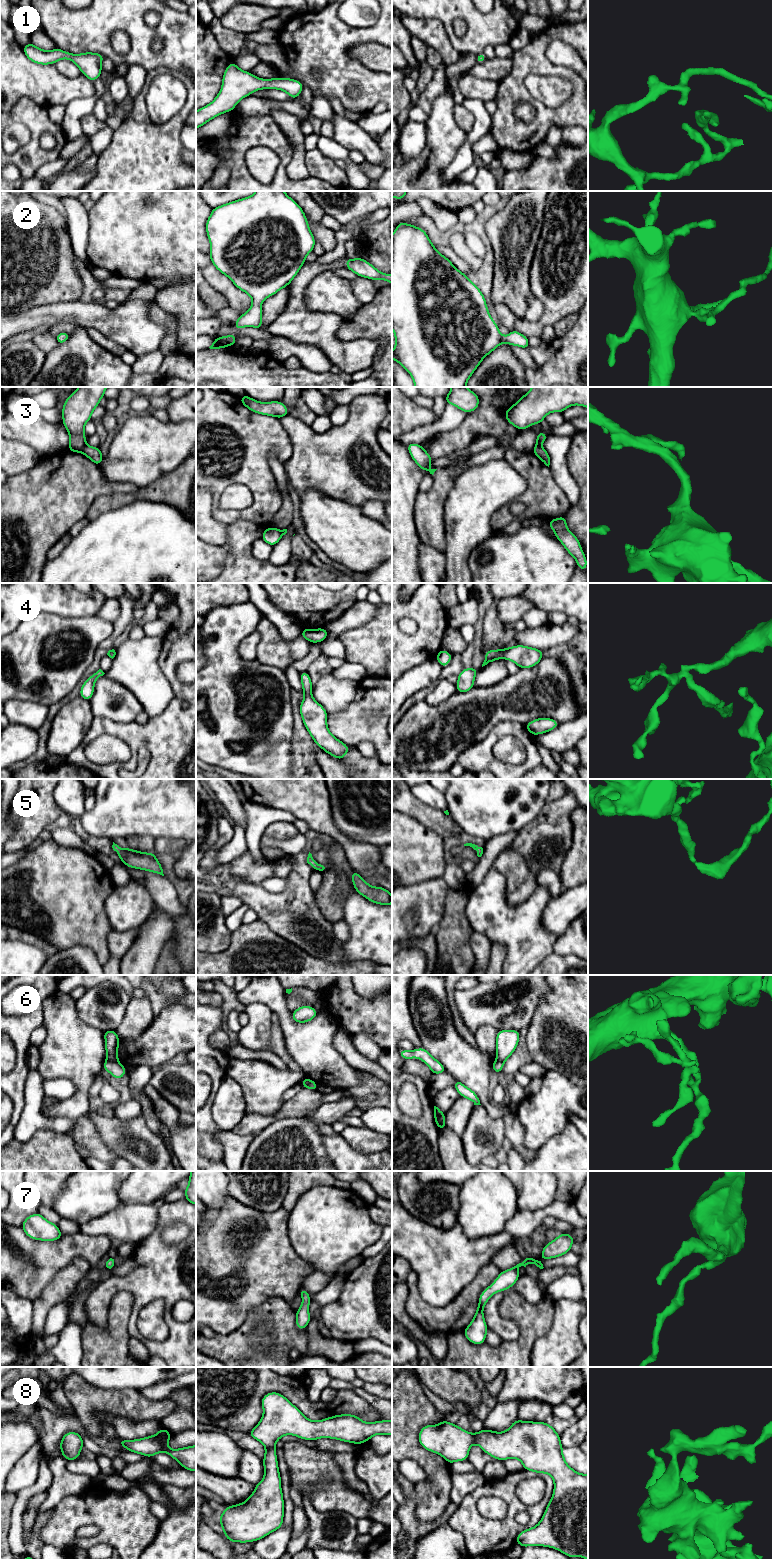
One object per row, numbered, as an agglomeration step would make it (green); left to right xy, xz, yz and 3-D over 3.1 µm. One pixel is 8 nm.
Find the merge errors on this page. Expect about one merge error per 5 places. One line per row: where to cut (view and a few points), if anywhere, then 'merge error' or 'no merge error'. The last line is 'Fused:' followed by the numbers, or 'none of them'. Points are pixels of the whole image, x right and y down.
1: cut none; no merge error
2: cut none; no merge error
3: cut xy (86, 444), (81, 452); merge error
4: cut none; no merge error
5: cut none; no merge error
6: cut xy (107, 1060), (117, 1062); merge error
7: cut none; no merge error
8: cut none; no merge error
Fused: 3, 6

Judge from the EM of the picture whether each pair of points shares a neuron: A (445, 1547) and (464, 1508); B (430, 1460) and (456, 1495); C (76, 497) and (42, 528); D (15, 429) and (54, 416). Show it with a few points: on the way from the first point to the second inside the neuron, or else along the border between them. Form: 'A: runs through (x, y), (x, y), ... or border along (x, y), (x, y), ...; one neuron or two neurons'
A: border along (447, 1523), (461, 1534), (466, 1548); two neurons
B: border along (450, 1472), (451, 1500); two neurons
C: runs through (68, 502), (50, 520); one neuron
D: border along (43, 417), (47, 421), (61, 423); two neurons

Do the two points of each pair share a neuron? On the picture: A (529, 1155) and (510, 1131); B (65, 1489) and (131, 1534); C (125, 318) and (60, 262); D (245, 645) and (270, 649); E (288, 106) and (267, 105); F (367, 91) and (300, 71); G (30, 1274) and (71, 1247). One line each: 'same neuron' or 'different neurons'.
A: same neuron
B: different neurons
C: different neurons
D: different neurons
E: same neuron
F: same neuron
G: same neuron

